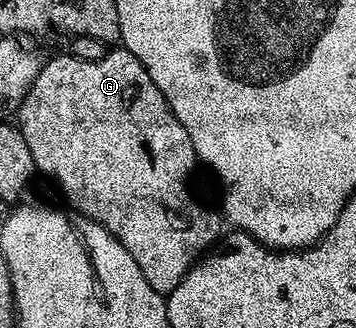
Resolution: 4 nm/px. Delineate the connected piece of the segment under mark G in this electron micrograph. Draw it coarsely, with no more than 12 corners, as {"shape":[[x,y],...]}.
{"shape":[[131,51],[47,58],[35,168],[163,293],[219,242]]}

